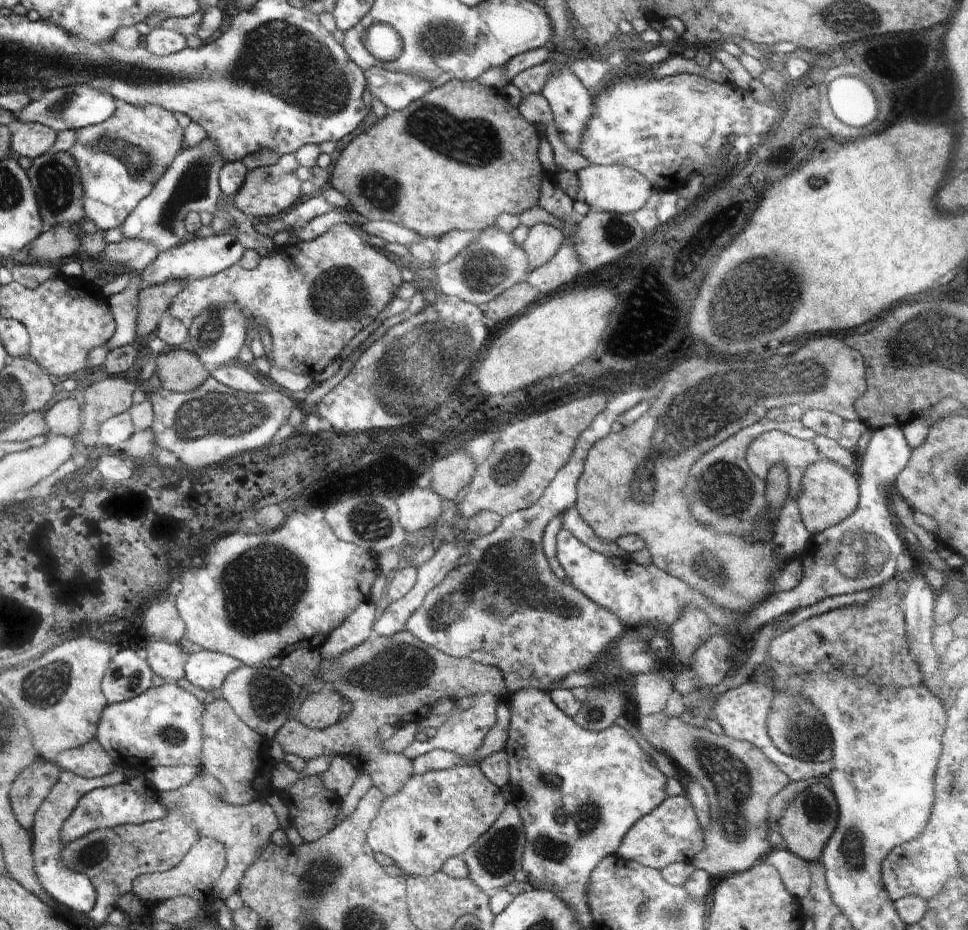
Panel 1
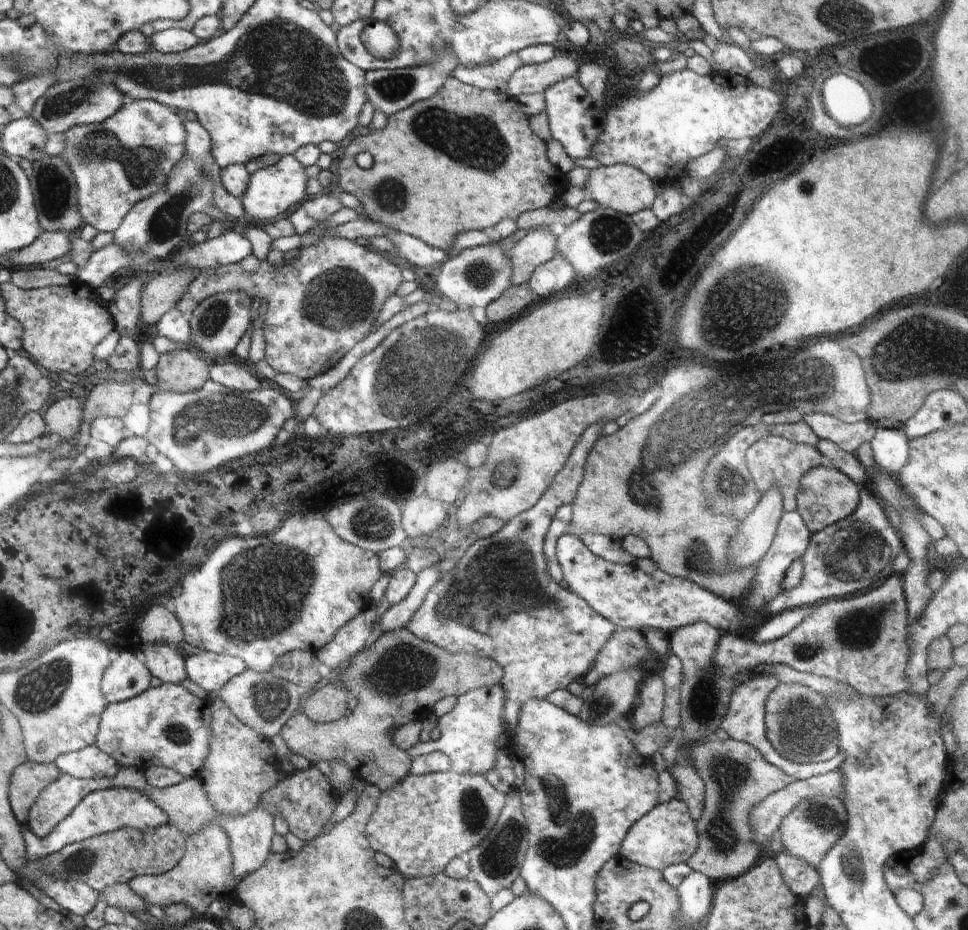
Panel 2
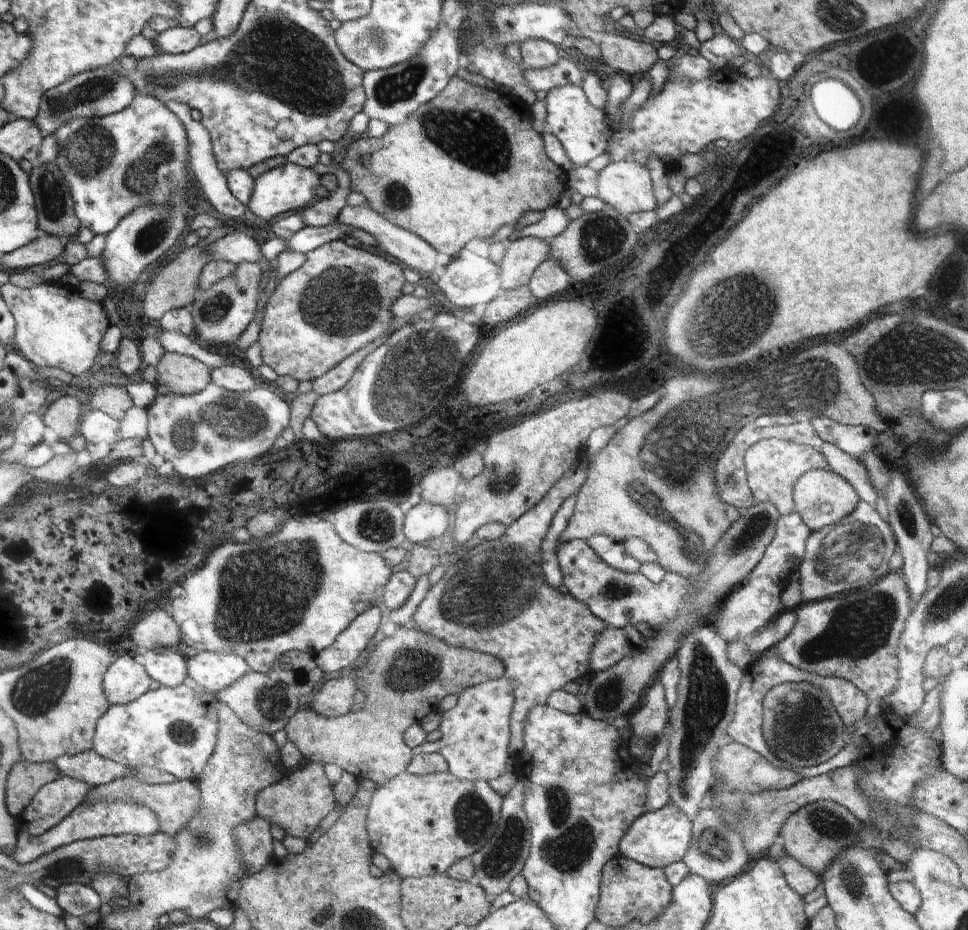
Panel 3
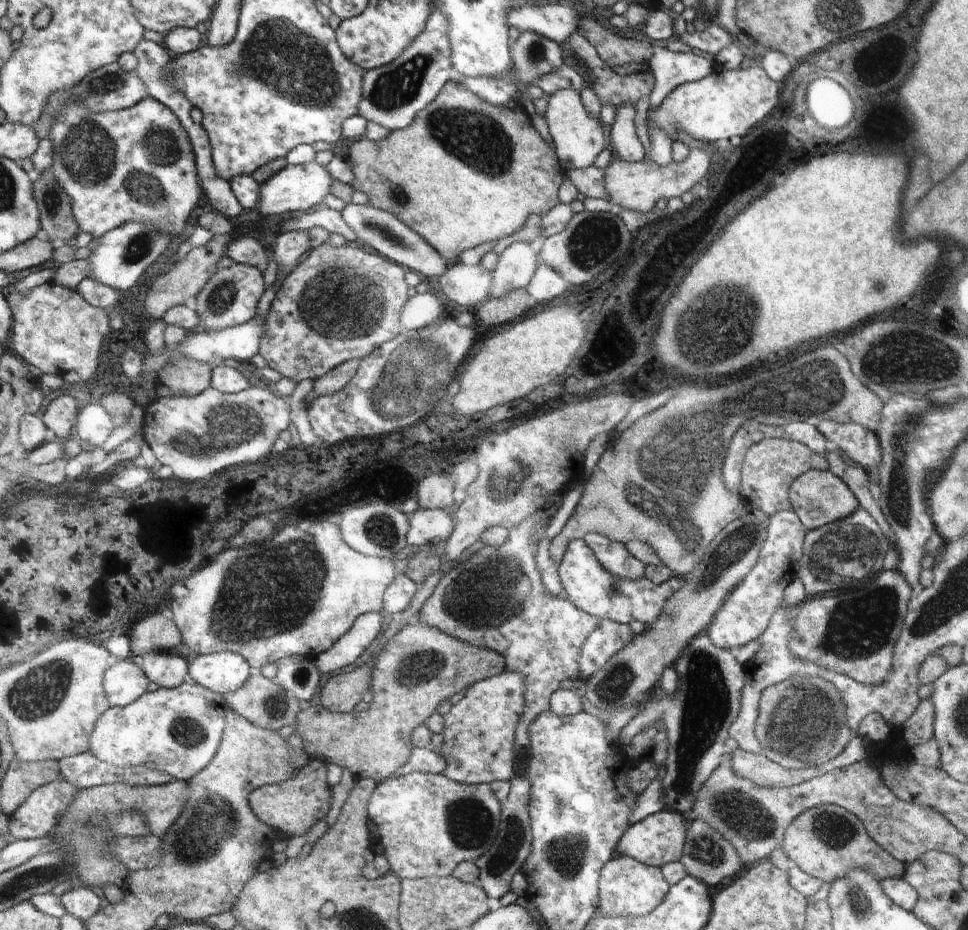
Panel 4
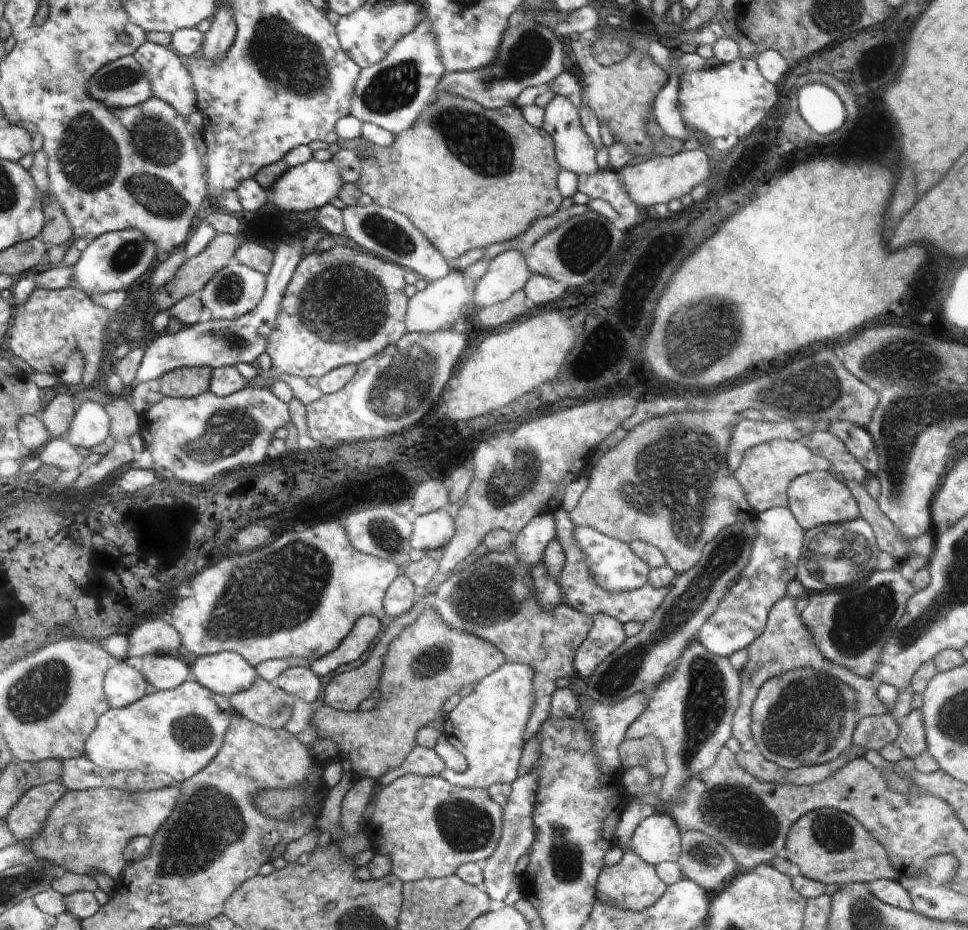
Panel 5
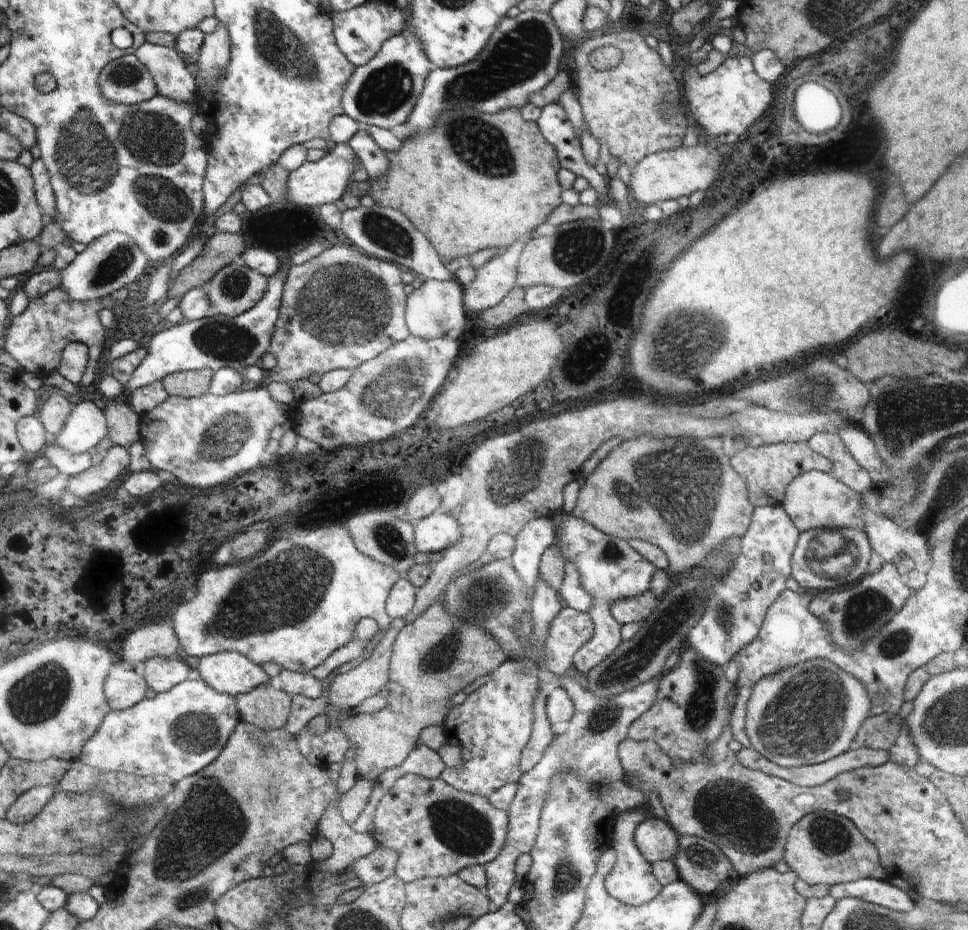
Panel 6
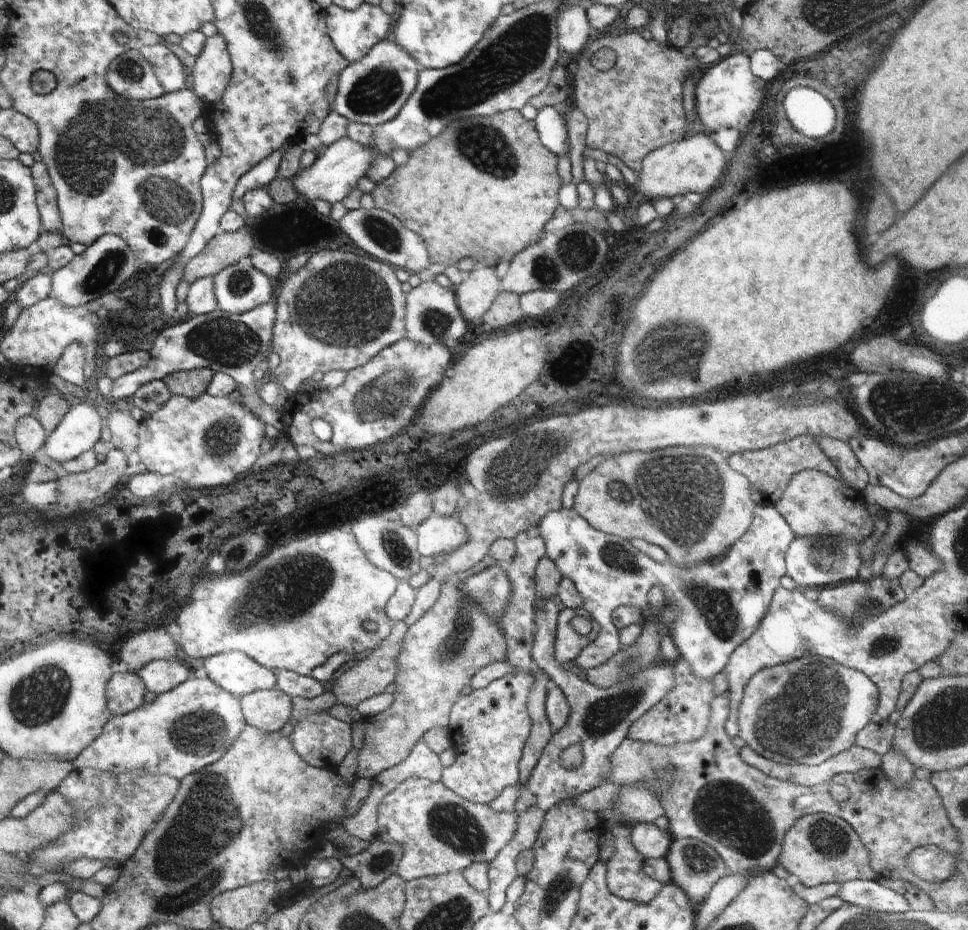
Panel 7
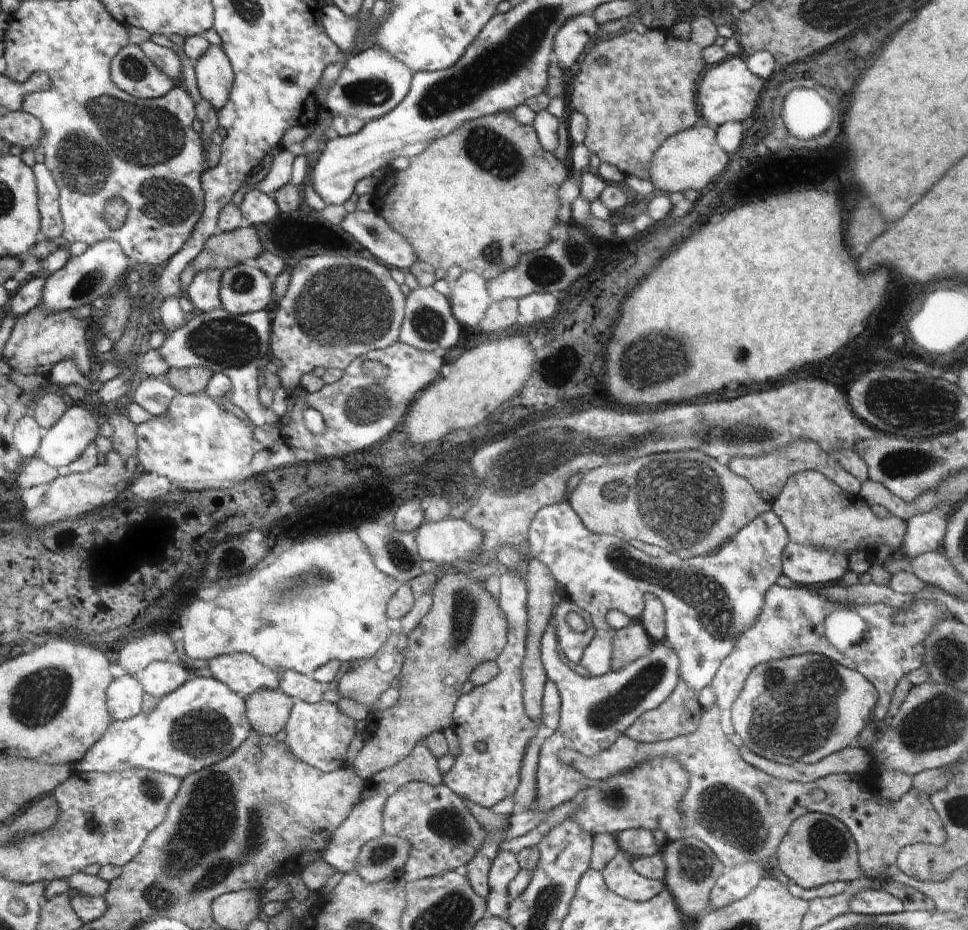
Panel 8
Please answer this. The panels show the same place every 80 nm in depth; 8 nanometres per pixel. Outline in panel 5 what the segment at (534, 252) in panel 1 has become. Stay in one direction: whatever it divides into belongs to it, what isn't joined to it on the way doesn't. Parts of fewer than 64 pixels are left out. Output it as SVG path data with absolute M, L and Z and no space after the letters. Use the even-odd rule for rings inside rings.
M510 249L490 262L488 271L478 280L474 305L484 308L508 300L530 278L526 252Z

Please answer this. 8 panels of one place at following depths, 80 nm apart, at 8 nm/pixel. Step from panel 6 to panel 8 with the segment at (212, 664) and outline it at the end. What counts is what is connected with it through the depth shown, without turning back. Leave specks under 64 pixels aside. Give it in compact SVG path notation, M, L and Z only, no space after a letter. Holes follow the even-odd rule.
M245 652L217 656L207 662L207 667L212 677L244 698L263 689L276 690L282 682L279 671L274 672Z

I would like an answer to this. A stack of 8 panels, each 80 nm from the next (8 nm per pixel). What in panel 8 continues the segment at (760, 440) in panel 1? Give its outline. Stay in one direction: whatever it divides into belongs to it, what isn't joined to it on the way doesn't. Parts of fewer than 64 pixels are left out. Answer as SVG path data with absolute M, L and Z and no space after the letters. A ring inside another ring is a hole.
M796 439L788 446L774 449L760 456L733 458L732 462L730 462L730 470L748 480L752 488L766 502L776 500L789 476L807 470L816 471L827 476L842 490L851 495L857 496L861 487L861 482L855 476L852 476L852 473L846 472L846 469L842 468L839 462L836 462L827 452L824 452L824 449L821 449L817 442L810 439Z

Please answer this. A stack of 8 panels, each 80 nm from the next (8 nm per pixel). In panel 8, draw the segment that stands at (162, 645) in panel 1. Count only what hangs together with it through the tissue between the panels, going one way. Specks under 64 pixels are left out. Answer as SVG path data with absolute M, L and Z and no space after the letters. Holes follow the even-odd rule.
M175 658L168 661L152 661L136 672L134 677L143 685L143 692L160 698L182 686L191 673Z

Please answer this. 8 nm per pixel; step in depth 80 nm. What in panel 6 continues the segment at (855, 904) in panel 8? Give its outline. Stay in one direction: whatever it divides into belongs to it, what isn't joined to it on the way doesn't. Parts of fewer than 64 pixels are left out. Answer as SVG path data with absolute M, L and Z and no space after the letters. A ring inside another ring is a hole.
M860 879L851 883L838 883L829 888L829 895L835 901L845 896L856 897L898 912L908 912L915 907L915 902L906 891L880 879Z

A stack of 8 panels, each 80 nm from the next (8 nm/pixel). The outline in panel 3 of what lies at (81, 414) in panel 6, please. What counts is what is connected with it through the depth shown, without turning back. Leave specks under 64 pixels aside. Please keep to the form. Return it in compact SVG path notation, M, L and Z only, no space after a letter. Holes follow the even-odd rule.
M86 407L81 419L80 434L88 443L110 442L120 440L119 422L102 411Z

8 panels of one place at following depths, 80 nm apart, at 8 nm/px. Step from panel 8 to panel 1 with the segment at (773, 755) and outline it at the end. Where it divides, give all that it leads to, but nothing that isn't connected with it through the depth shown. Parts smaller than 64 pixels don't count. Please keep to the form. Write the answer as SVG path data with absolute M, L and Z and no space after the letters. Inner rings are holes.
M782 691L776 692L774 695L767 722L768 734L772 742L784 754L790 754L800 760L808 760L808 756L814 762L832 760L833 738L824 722L823 714L820 714L808 702L808 699L800 698L800 696L788 696L788 694Z

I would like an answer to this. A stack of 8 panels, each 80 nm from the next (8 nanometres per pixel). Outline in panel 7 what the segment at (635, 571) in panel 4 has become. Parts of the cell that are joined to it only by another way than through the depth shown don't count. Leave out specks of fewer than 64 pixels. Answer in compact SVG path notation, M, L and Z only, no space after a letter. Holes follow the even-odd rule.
M758 504L754 511L750 528L731 546L722 558L712 559L683 567L673 565L669 558L659 563L636 550L624 537L603 533L592 528L573 508L562 507L550 511L536 524L545 538L545 555L557 564L557 569L563 576L571 578L583 600L582 608L590 613L590 618L596 620L600 630L596 639L579 652L575 658L577 666L588 670L604 664L614 656L621 647L619 628L612 626L612 613L619 606L636 607L646 612L648 607L647 592L652 587L660 587L664 591L666 603L677 608L677 620L673 625L673 643L679 650L679 657L686 659L693 668L693 675L701 679L712 679L724 670L730 655L759 627L764 618L774 591L781 586L781 580L787 574L785 554L790 543L795 539L794 531L786 519L772 504Z

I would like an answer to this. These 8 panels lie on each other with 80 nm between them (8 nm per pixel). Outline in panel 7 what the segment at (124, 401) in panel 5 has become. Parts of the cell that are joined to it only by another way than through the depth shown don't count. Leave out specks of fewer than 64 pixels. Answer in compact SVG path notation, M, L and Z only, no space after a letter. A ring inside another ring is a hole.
M124 410L111 412L107 418L107 426L112 434L109 442L114 449L123 450L128 456L138 446L139 422L132 417L130 412Z

